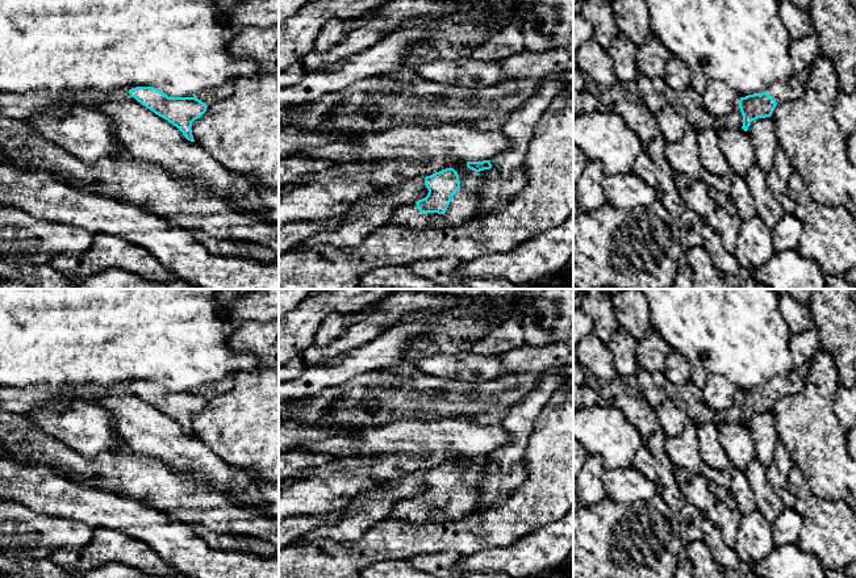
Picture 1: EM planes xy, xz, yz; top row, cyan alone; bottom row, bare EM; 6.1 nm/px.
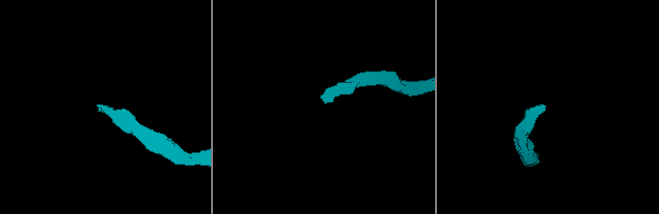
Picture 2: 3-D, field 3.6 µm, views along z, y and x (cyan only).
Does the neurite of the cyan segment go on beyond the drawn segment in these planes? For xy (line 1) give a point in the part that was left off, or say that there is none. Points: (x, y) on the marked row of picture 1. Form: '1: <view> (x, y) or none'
1: none

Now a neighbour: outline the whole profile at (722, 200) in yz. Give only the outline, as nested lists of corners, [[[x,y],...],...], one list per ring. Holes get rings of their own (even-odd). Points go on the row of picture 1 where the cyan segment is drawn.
[[[710,188],[709,193],[719,208],[725,209],[730,215],[738,217],[734,202],[727,193],[723,193],[715,188]]]

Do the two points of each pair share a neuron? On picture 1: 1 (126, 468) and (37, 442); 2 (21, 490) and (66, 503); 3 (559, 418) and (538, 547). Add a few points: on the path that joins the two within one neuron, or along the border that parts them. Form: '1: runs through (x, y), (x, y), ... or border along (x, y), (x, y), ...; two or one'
1: runs through (104, 468), (76, 468), (59, 457); one
2: runs through (32, 490), (44, 490), (55, 495); one
3: border along (559, 518), (513, 543); two

